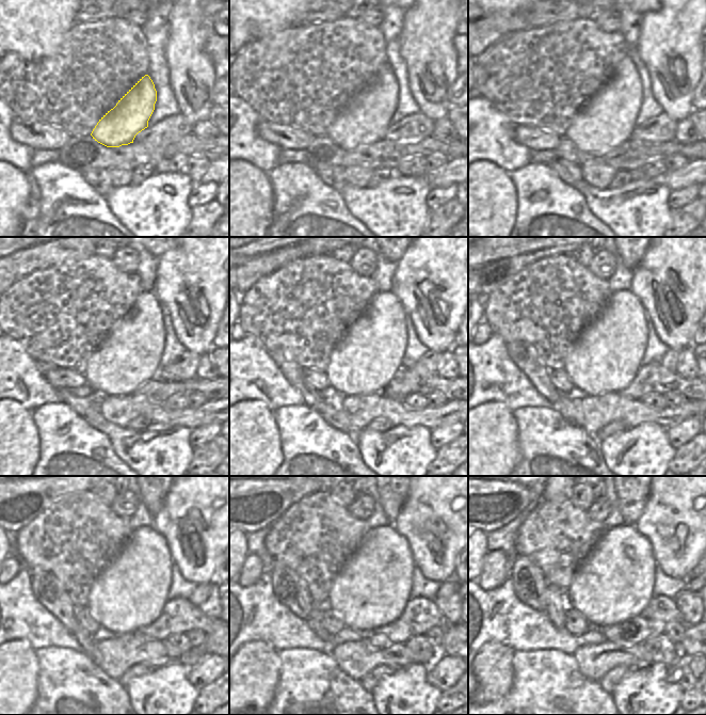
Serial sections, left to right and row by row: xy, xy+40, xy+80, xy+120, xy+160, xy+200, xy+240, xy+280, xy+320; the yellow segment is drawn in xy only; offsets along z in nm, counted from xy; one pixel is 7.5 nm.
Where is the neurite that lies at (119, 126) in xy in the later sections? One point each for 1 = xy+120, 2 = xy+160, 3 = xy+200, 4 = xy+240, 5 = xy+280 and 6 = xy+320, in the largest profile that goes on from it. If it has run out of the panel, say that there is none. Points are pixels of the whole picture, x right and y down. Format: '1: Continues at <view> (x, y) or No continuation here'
1: Continues at xy+120 (130, 354)
2: Continues at xy+160 (366, 360)
3: Continues at xy+200 (606, 358)
4: Continues at xy+240 (130, 592)
5: Continues at xy+280 (371, 590)
6: Continues at xy+320 (614, 583)

